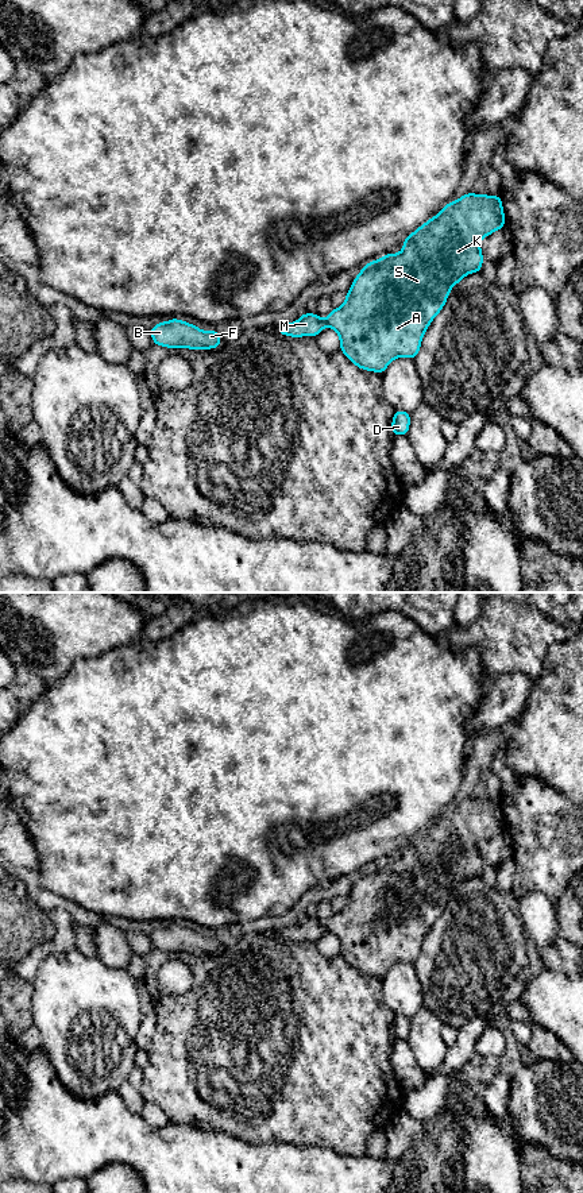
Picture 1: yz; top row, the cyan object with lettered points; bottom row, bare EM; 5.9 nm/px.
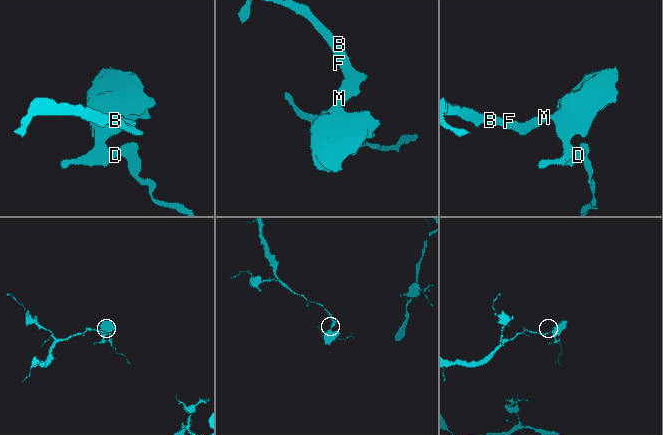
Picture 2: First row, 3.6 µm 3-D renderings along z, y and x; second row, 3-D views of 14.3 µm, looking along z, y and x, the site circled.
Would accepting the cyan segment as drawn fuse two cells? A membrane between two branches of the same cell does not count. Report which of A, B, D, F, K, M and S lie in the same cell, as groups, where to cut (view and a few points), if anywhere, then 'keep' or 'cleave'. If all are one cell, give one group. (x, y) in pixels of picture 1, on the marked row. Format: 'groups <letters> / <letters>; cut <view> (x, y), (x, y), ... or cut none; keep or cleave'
groups A B D F K M S; cut none; keep

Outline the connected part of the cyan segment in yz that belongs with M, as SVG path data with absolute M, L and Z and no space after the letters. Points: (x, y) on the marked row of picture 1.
M466 193L445 204L436 216L405 238L404 247L398 254L385 254L364 265L345 293L344 304L340 308L333 308L324 320L317 313L302 313L297 321L281 324L275 329L290 337L316 337L325 327L329 327L336 331L340 339L340 351L356 367L382 375L397 358L416 359L428 327L444 308L452 287L466 275L482 271L480 239L502 228L505 228L505 212L499 194Z

